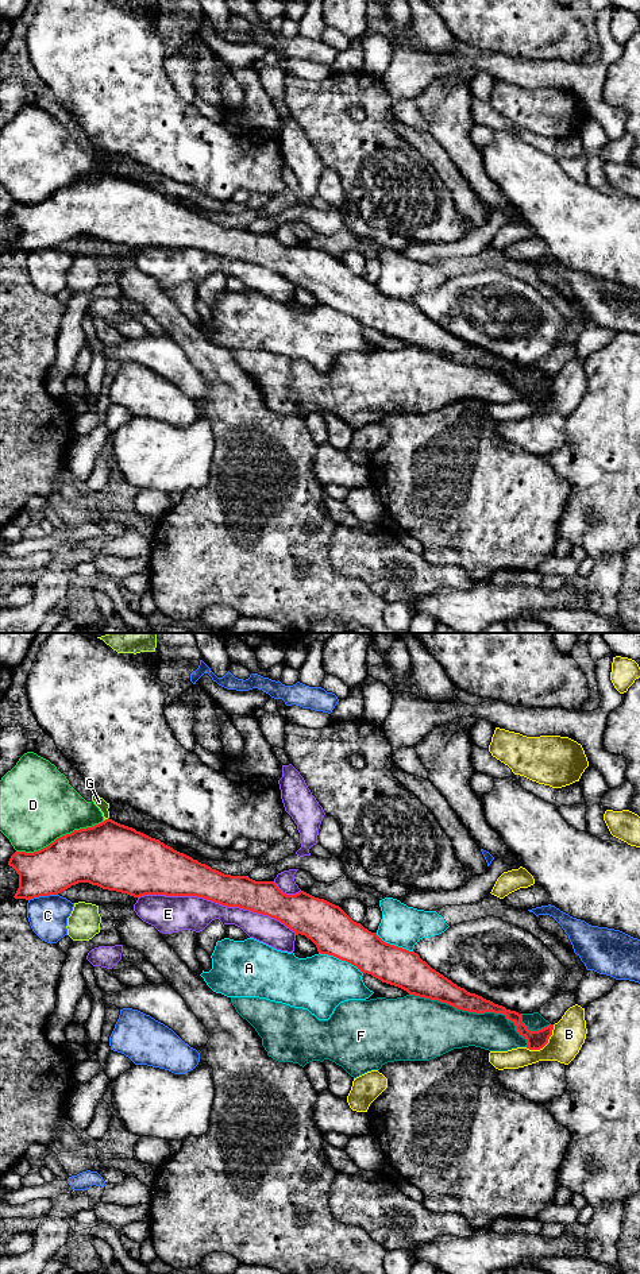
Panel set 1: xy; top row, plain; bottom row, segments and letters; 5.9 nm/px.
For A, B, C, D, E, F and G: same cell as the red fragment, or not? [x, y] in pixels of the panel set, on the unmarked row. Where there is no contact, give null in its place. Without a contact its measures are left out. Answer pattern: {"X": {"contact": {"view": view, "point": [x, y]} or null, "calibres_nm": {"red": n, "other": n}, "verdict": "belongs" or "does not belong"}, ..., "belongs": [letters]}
{"A": {"contact": {"view": "xy", "point": [340, 311]}, "calibres_nm": {"red": 260, "other": 340}, "verdict": "does not belong"}, "B": {"contact": {"view": "xy", "point": [544, 397]}, "calibres_nm": {"red": 110, "other": 200}, "verdict": "does not belong"}, "C": {"contact": {"view": "xy", "point": [42, 247]}, "calibres_nm": {"red": 280, "other": 240}, "verdict": "does not belong"}, "D": {"contact": {"view": "xy", "point": [60, 189]}, "calibres_nm": {"red": 340, "other": 440}, "verdict": "does not belong"}, "E": {"contact": {"view": "xy", "point": [218, 254]}, "calibres_nm": {"red": 220, "other": 200}, "verdict": "does not belong"}, "F": {"contact": {"view": "xy", "point": [471, 363]}, "calibres_nm": {"red": 150, "other": 320}, "verdict": "does not belong"}, "G": {"contact": {"view": "xy", "point": [105, 172]}, "calibres_nm": {"red": 400, "other": 60}, "verdict": "does not belong"}, "belongs": []}

